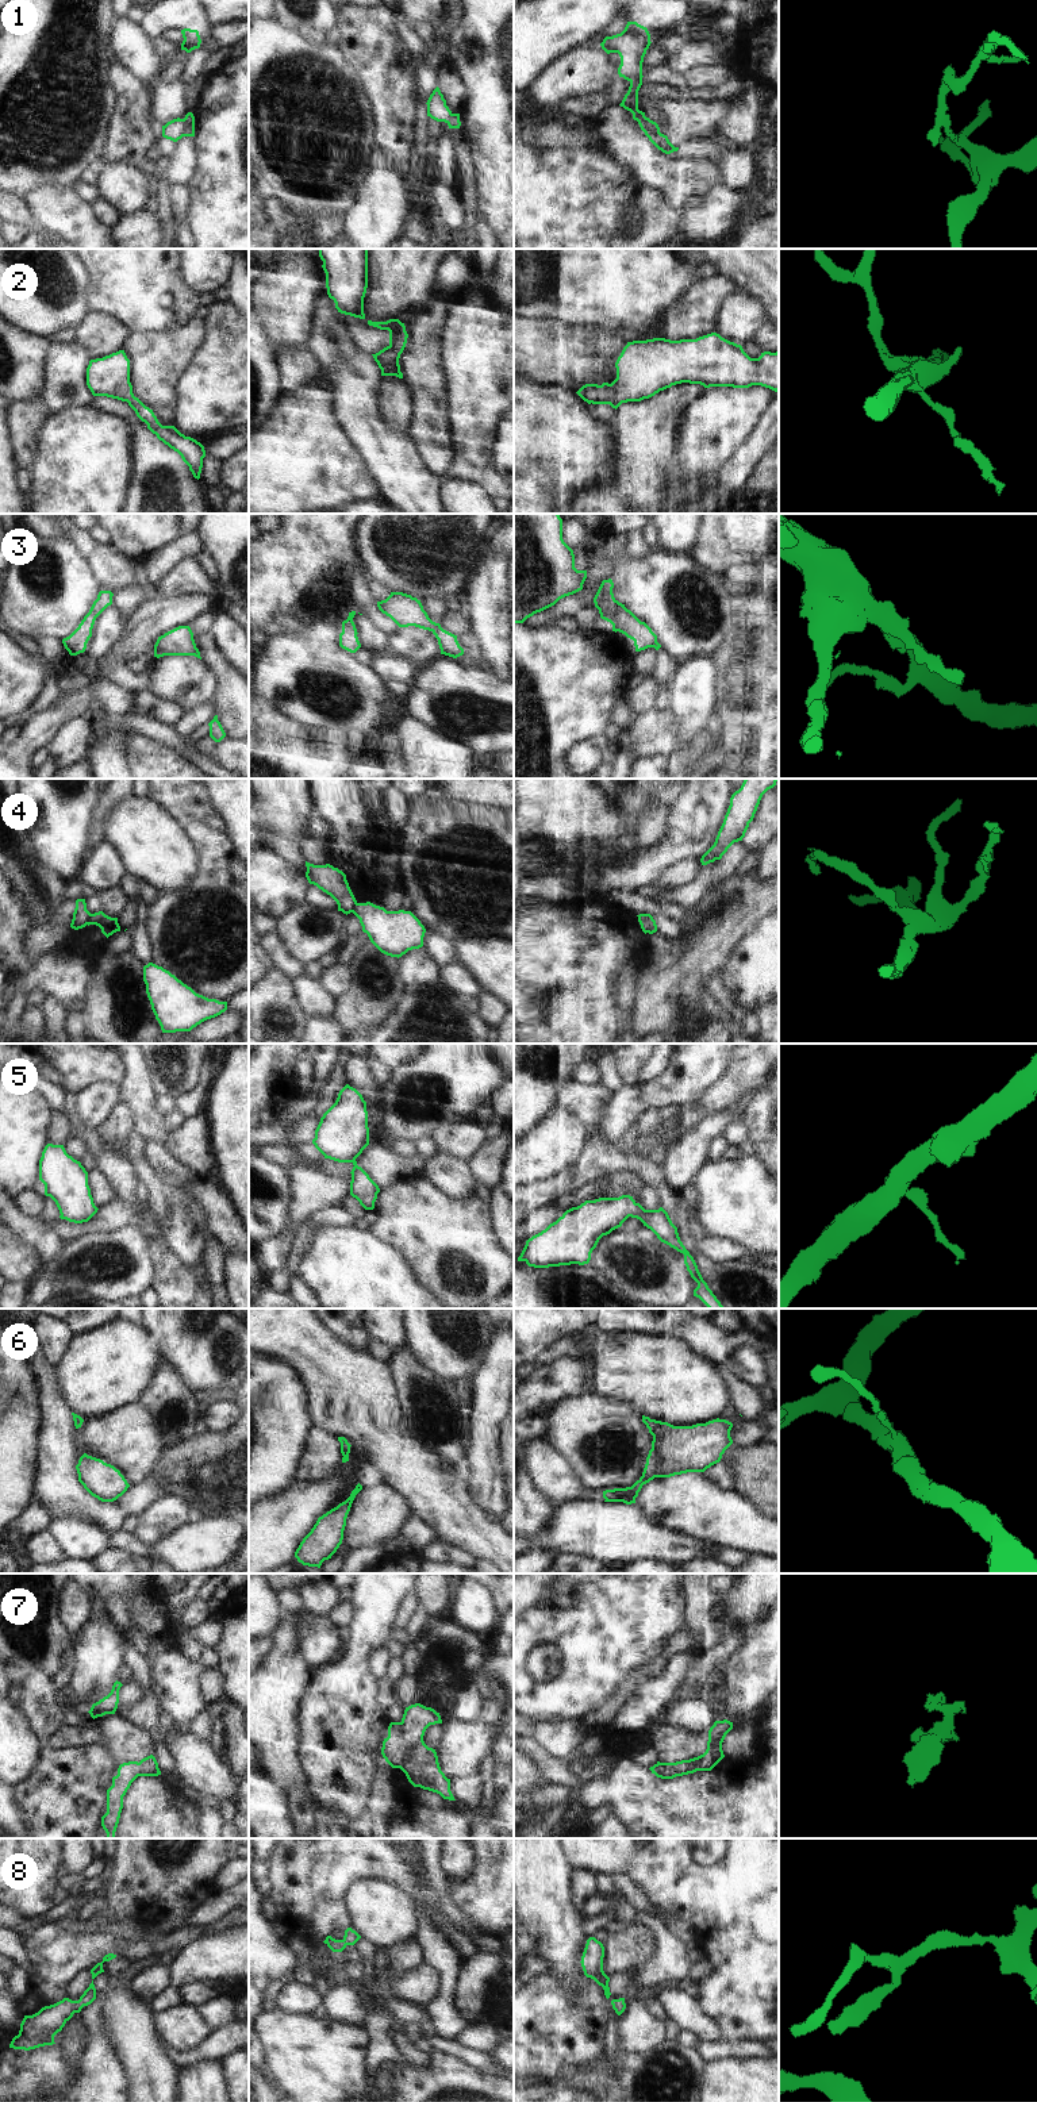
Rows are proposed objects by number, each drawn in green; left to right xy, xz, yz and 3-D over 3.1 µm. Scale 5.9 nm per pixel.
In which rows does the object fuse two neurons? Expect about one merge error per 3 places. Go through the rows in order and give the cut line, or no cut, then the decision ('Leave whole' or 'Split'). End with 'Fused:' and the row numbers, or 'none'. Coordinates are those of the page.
1: Split along xy (184, 119), (184, 133), (181, 135). Split
2: No split. Leave whole
3: No split. Leave whole
4: Split along xy (92, 914), (87, 923). Split
5: No split. Leave whole
6: No split. Leave whole
7: No split. Leave whole
8: No split. Leave whole
Fused: 1, 4.

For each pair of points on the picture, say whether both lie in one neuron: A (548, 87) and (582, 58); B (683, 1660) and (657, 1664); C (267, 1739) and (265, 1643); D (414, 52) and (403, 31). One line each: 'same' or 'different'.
A: same
B: different
C: different
D: same

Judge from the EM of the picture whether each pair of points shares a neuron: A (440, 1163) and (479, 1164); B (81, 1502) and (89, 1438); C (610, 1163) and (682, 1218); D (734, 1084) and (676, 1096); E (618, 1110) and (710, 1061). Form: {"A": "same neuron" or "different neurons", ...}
{"A": "different neurons", "B": "different neurons", "C": "same neuron", "D": "different neurons", "E": "same neuron"}

